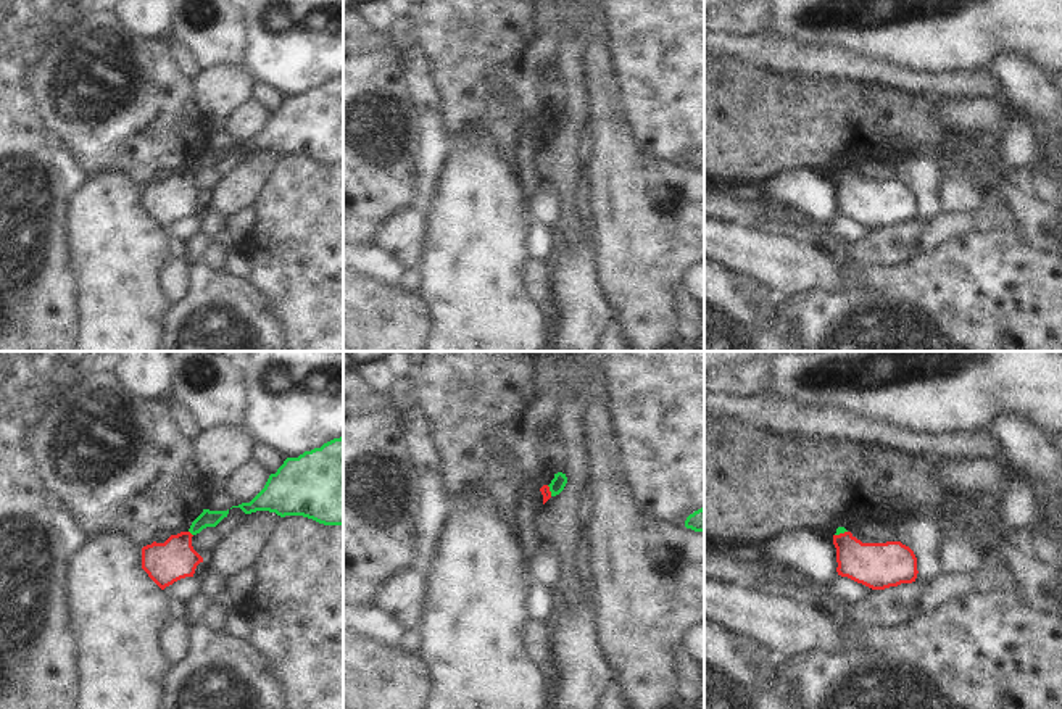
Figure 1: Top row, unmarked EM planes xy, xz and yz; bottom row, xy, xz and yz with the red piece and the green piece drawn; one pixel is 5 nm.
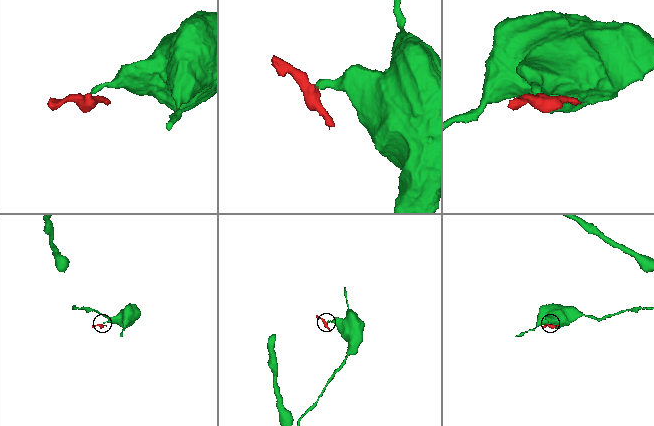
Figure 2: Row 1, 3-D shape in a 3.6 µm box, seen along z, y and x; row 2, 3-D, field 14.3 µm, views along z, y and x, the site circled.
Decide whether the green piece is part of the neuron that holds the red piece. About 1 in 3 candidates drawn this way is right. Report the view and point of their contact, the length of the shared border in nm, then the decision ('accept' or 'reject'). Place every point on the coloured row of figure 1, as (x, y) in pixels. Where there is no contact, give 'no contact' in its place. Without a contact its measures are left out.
xy (190, 534) | 40 nm | reject

